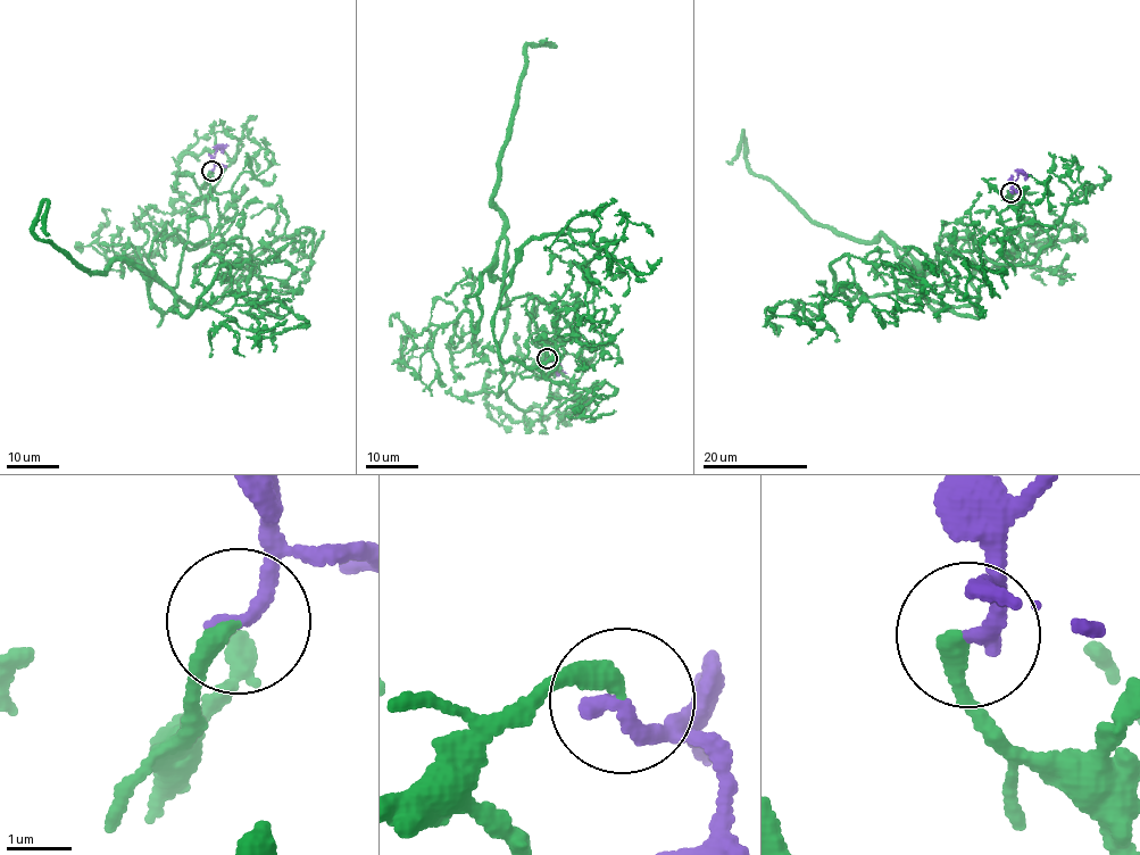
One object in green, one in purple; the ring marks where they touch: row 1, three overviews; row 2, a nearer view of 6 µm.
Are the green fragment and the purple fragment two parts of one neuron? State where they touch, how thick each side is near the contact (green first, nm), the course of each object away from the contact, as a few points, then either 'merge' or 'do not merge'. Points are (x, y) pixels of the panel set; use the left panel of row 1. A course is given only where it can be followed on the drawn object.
place (211, 171); calibres 300 and 280 nm; course green (211, 171), (208, 243), (174, 233), (135, 266), (182, 315), (230, 264), (298, 292), (279, 290); course purple (211, 171), (216, 151), (222, 146), (217, 149); merge

